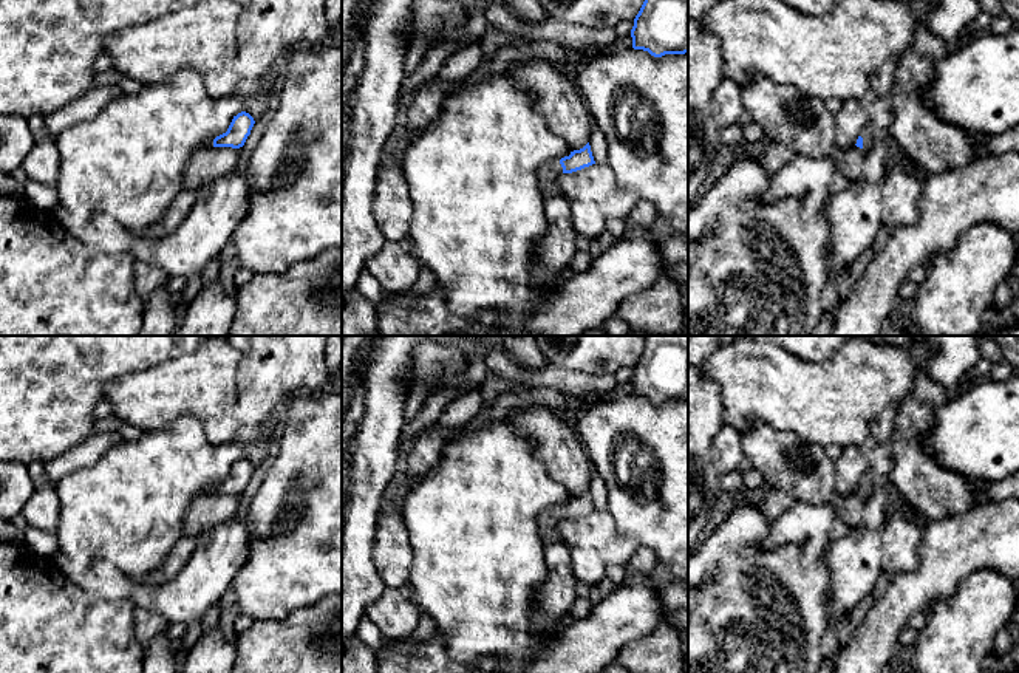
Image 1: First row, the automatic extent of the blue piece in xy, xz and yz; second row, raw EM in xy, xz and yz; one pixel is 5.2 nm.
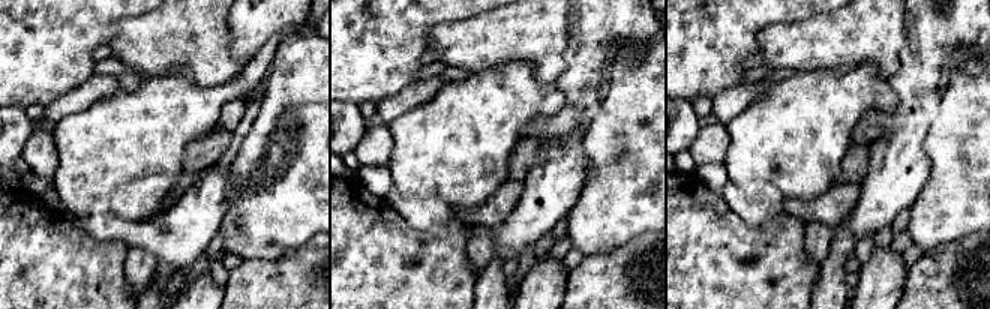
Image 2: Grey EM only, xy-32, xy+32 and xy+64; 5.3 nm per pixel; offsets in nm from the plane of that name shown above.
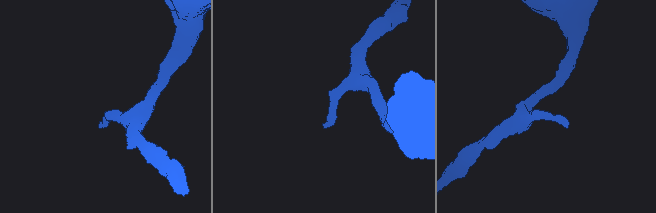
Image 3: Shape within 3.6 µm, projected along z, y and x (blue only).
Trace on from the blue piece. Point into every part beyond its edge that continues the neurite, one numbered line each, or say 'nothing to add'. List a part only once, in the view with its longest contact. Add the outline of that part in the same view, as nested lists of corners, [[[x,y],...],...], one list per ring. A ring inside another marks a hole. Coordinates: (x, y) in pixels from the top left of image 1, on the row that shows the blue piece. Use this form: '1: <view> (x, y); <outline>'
1: xz (548, 174); [[[560,159],[549,161],[538,169],[537,178],[543,198],[563,195],[557,181],[561,173],[563,167],[560,164]]]

